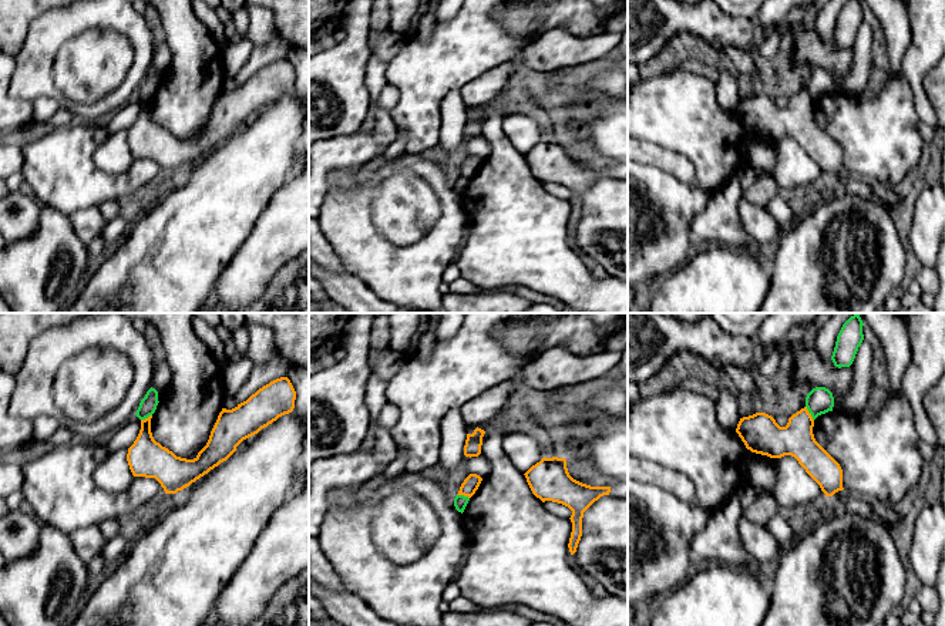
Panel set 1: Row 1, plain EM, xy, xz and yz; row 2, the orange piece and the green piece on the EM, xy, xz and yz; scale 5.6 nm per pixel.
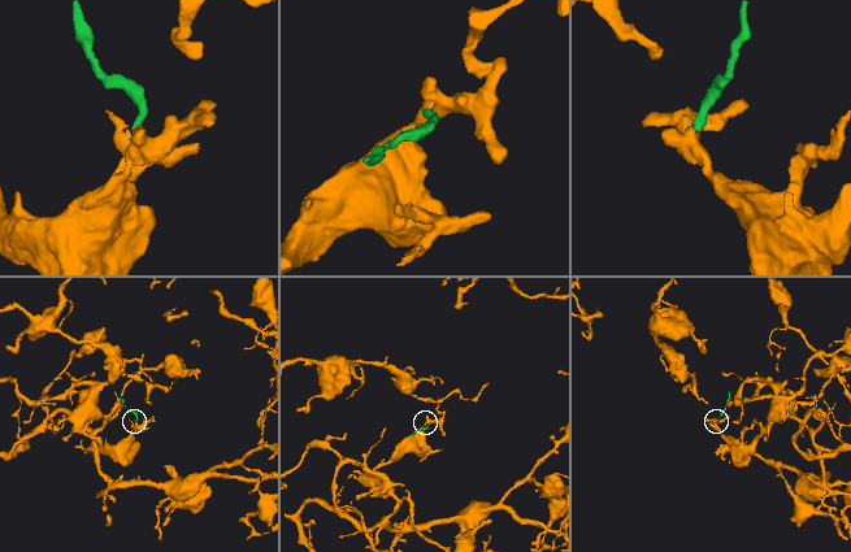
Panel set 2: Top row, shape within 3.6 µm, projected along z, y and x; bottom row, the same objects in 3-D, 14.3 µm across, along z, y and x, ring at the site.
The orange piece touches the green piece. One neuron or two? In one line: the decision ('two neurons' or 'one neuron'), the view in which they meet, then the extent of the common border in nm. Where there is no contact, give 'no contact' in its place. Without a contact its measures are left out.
two neurons; meets orange in yz; contact 100 nm long

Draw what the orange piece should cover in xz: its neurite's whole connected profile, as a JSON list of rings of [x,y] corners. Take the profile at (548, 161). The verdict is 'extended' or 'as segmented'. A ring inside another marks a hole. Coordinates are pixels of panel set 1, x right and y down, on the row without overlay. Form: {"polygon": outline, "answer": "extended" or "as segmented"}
{"polygon": [[[544,138],[524,156],[532,175],[542,184],[558,184],[572,192],[568,229],[574,236],[582,218],[584,193],[601,178],[609,176],[611,168],[591,168],[574,161],[568,154],[566,141],[558,138]]], "answer": "as segmented"}

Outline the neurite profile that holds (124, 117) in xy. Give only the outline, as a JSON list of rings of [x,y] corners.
[[[134,97],[128,102],[125,102],[121,108],[118,108],[107,125],[110,134],[115,134],[122,129],[130,129],[137,121],[141,111],[141,101]]]

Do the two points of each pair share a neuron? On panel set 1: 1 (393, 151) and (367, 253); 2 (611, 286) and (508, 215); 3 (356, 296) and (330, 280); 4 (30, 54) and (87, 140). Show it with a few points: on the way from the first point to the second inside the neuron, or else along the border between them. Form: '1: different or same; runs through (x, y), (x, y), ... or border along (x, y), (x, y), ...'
1: different; border along (404, 152), (384, 162)
2: same; runs through (585, 286), (579, 286), (534, 241)
3: same; runs through (350, 292), (336, 285)
4: different; border along (83, 120), (93, 123)

